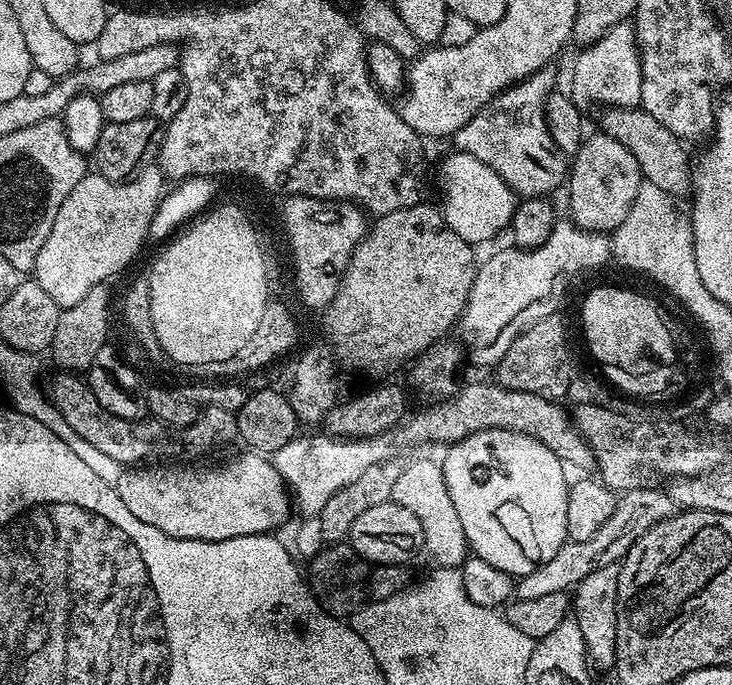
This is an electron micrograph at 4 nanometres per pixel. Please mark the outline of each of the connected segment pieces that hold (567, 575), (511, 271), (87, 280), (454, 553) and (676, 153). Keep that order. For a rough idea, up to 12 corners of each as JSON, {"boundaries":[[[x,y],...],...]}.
{"boundaries":[[[632,488],[586,542],[568,540],[519,577],[515,599],[568,592],[620,564],[675,516],[667,491]],[[564,218],[536,248],[476,269],[459,328],[472,360],[499,364],[527,331],[524,304],[560,268],[610,260],[605,233]],[[85,175],[38,250],[62,310],[141,255],[116,236],[116,184]],[[437,461],[400,472],[391,496],[422,523],[439,567],[463,565],[468,540]],[[606,108],[603,135],[673,198],[694,188],[682,142],[645,108]]]}

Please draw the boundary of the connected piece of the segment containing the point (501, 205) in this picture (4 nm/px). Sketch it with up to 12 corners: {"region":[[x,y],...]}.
{"region":[[456,150],[440,164],[444,221],[470,245],[511,225],[518,197]]}

